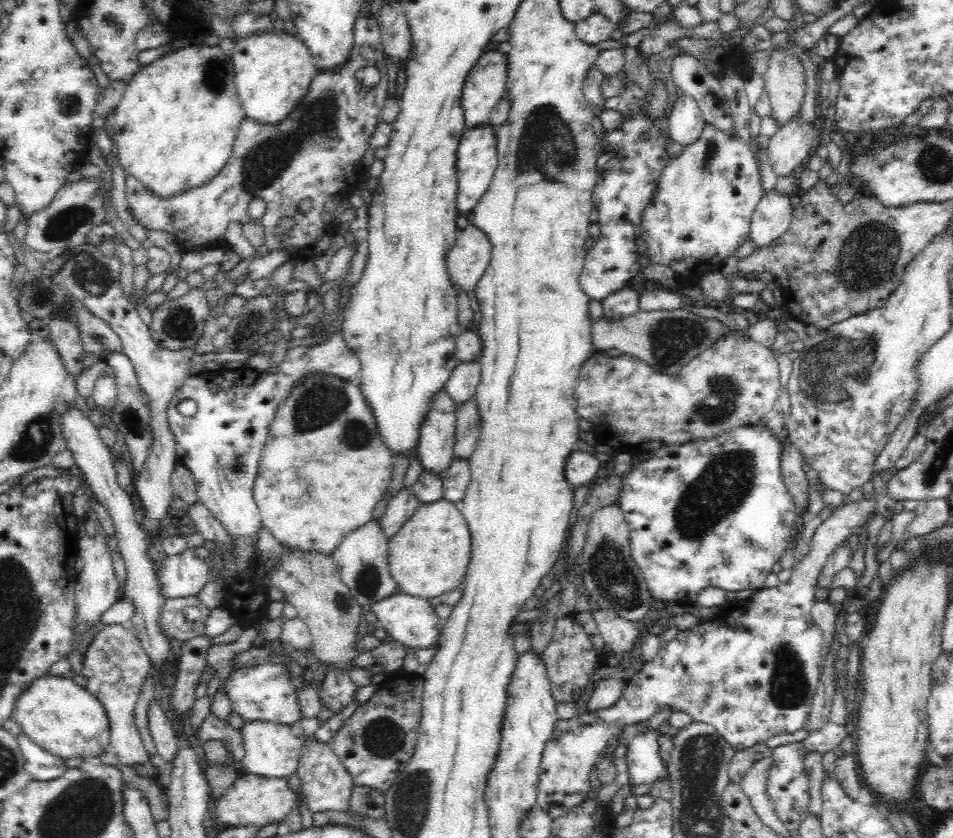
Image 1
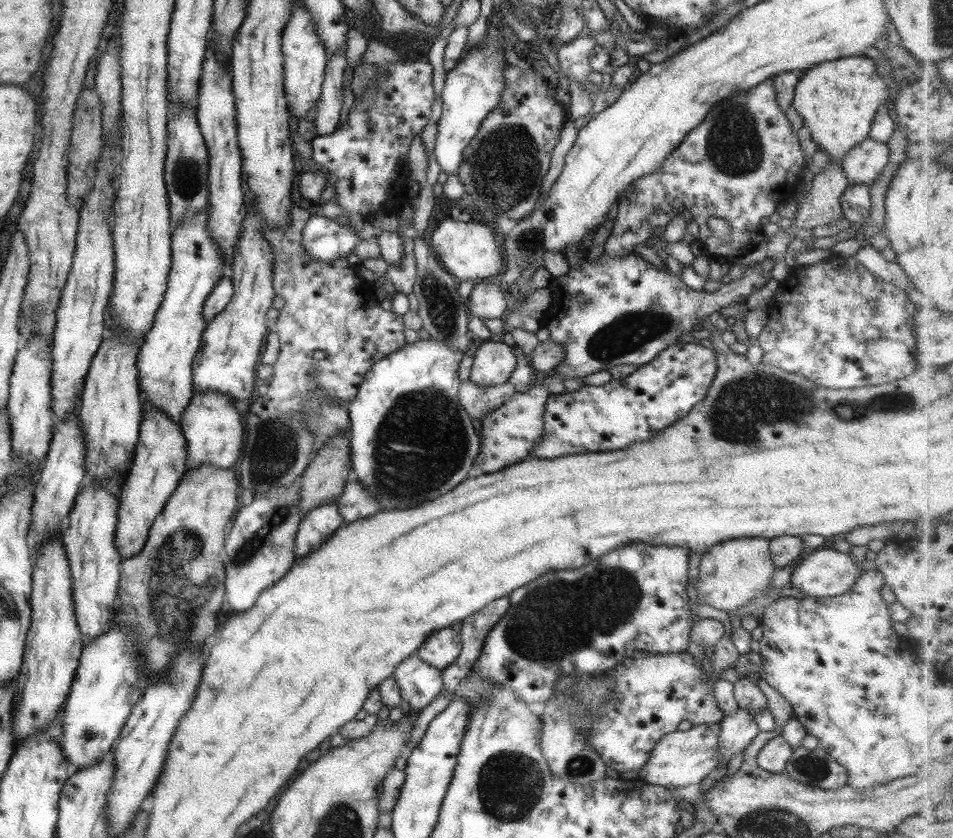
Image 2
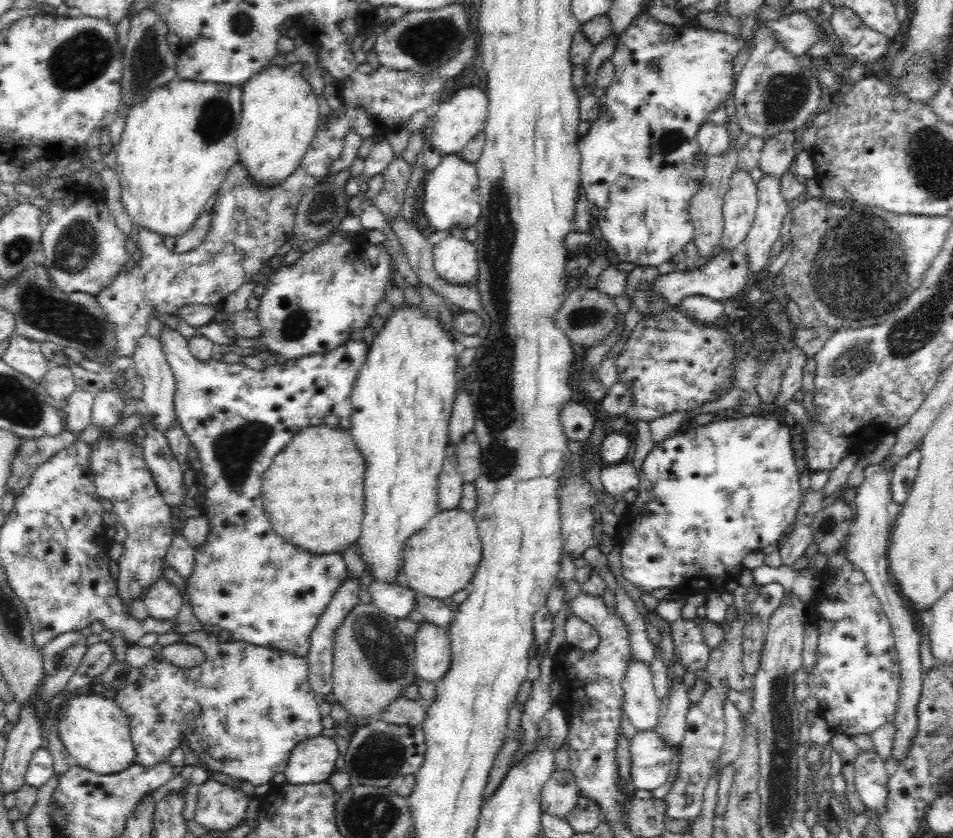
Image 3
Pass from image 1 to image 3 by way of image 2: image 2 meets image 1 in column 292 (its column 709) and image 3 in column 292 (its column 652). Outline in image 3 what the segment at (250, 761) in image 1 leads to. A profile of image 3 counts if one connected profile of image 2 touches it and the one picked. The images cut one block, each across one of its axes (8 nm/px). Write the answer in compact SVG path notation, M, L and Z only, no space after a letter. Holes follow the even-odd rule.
M312 736L300 740L292 750L284 768L285 782L309 785L326 781L334 772L339 750L332 737Z

